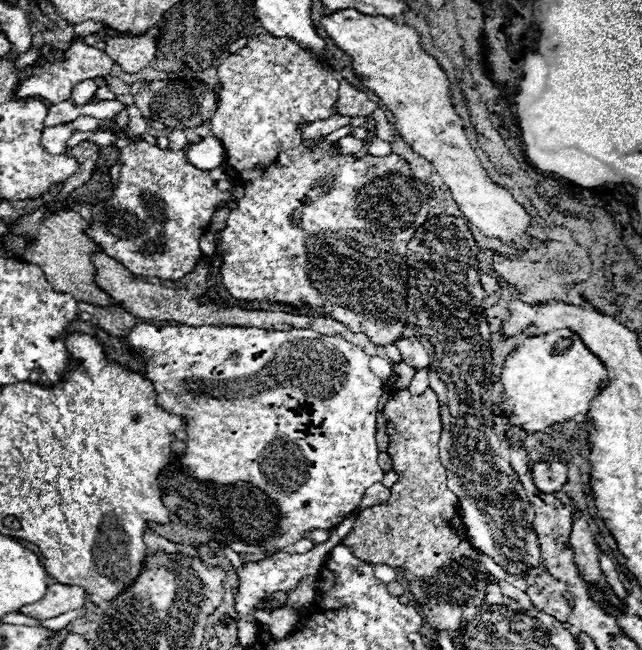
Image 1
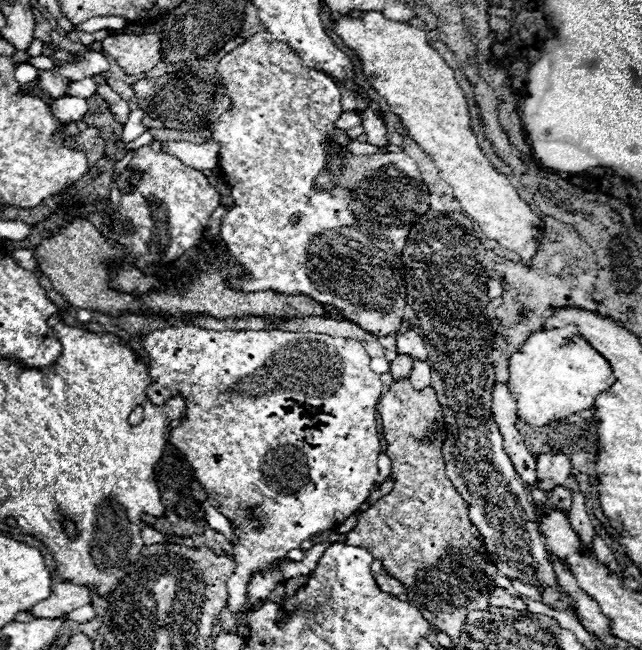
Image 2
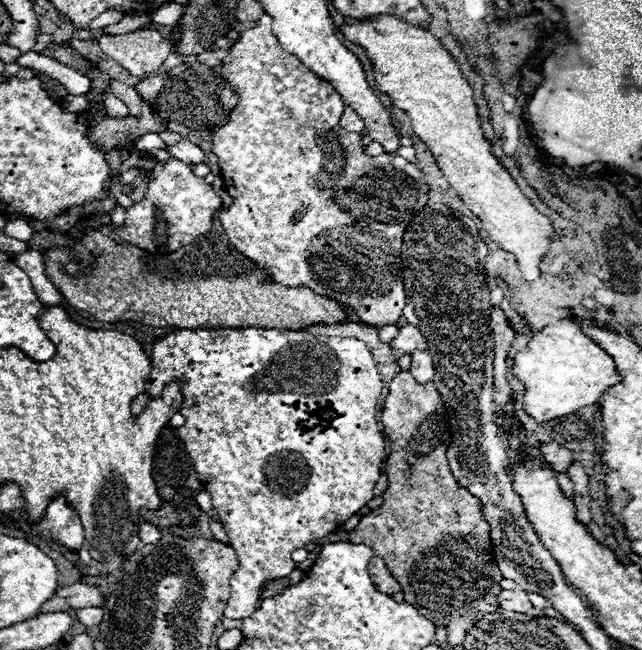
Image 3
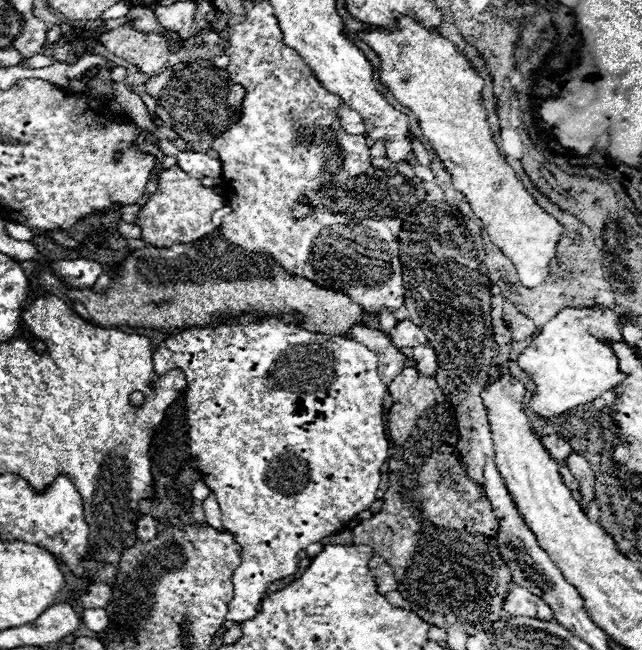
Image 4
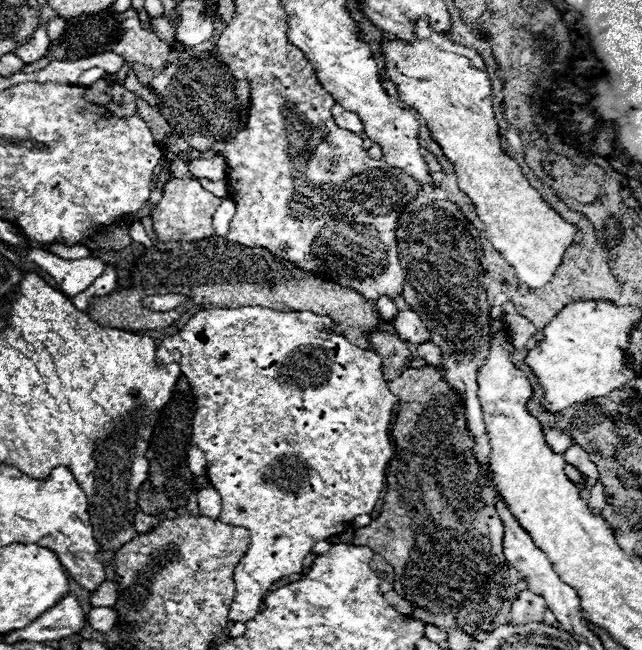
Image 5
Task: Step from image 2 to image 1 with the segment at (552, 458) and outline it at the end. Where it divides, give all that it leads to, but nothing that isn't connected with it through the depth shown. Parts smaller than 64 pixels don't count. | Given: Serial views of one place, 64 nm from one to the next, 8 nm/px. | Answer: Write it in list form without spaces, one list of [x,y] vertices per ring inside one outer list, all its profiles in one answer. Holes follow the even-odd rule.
[[[540,462],[532,468],[532,480],[540,492],[558,492],[566,484],[566,466],[560,462]]]

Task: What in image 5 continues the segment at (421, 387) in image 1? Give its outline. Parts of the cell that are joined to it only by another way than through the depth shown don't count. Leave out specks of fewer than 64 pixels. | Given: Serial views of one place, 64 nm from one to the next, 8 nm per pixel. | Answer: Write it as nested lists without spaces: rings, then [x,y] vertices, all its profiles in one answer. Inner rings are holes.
[[[424,342],[418,346],[418,356],[428,364],[428,366],[440,366],[442,362],[442,352],[436,344],[432,342]]]

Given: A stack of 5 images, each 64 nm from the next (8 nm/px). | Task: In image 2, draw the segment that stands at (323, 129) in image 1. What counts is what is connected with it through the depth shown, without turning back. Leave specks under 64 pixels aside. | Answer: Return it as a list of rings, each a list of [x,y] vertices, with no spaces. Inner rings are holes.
[[[342,112],[340,118],[334,122],[334,126],[340,128],[340,130],[346,130],[346,128],[352,128],[352,126],[360,126],[360,122],[362,120],[356,112]]]

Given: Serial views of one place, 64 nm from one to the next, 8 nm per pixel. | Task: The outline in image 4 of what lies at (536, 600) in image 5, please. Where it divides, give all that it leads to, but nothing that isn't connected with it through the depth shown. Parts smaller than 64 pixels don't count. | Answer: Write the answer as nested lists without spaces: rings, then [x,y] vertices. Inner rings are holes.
[[[516,586],[508,592],[504,600],[504,610],[508,616],[528,616],[536,618],[536,596],[530,594],[528,590]]]

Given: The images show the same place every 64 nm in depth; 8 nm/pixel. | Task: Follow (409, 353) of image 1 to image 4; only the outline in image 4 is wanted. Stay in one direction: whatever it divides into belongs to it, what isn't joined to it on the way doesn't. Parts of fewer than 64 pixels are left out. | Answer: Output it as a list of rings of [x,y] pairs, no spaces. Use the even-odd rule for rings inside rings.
[[[408,318],[396,324],[390,338],[392,338],[392,344],[396,344],[396,348],[414,348],[420,344],[428,344],[426,334],[416,324],[412,324]]]

